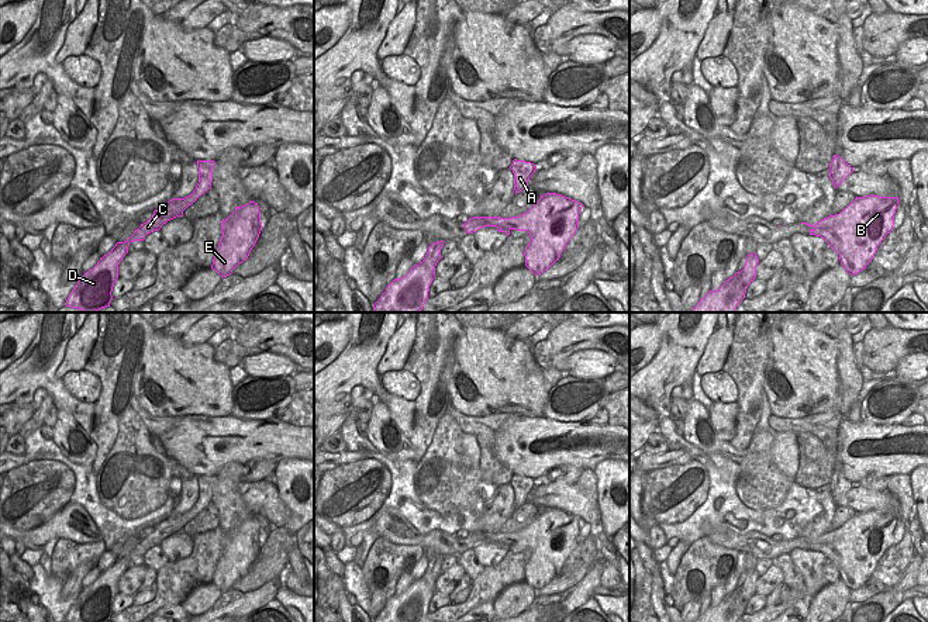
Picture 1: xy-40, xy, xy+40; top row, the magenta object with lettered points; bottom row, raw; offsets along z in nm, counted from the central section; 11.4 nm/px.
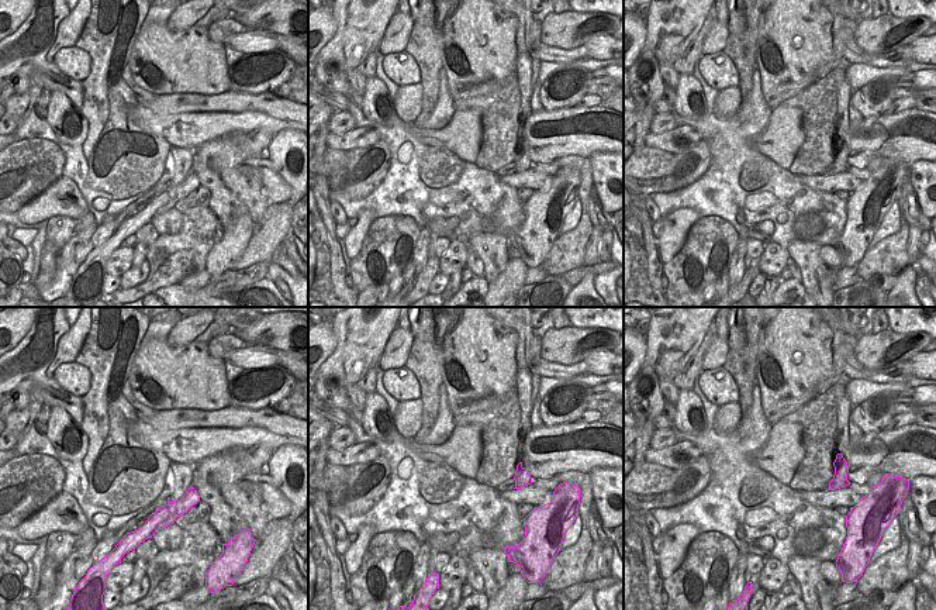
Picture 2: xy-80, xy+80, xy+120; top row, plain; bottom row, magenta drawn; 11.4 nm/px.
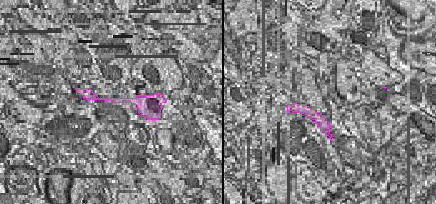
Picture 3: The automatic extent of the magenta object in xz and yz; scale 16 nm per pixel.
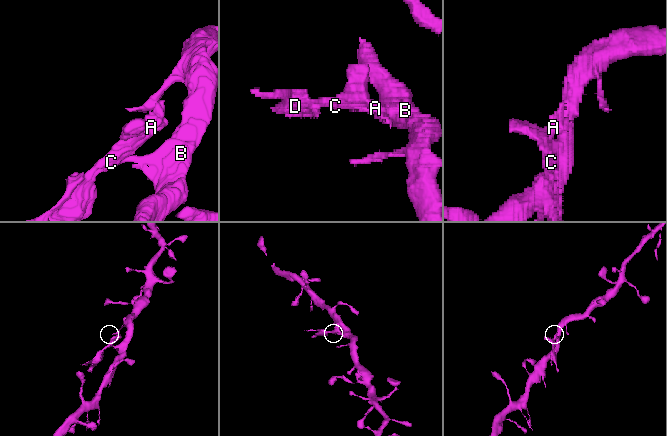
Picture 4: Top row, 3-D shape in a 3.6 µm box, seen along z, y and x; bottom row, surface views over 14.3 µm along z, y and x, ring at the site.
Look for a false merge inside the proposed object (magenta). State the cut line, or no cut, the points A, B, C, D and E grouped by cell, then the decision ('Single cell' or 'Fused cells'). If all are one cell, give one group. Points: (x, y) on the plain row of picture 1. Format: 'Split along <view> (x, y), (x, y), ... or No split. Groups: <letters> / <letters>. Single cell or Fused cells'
Split along xy (496, 534), (489, 535), (485, 541). Groups: A C D / B E. Fused cells.

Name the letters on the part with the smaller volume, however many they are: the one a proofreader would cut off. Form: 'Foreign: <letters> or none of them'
Foreign: A, C, D

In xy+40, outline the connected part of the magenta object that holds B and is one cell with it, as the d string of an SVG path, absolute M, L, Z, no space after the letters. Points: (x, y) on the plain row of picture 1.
M870 509L866 512L856 512L839 529L829 531L814 540L807 538L801 539L811 543L810 550L821 552L839 570L841 580L852 591L866 584L872 577L877 561L886 550L893 546L894 529L898 521L898 512Z

